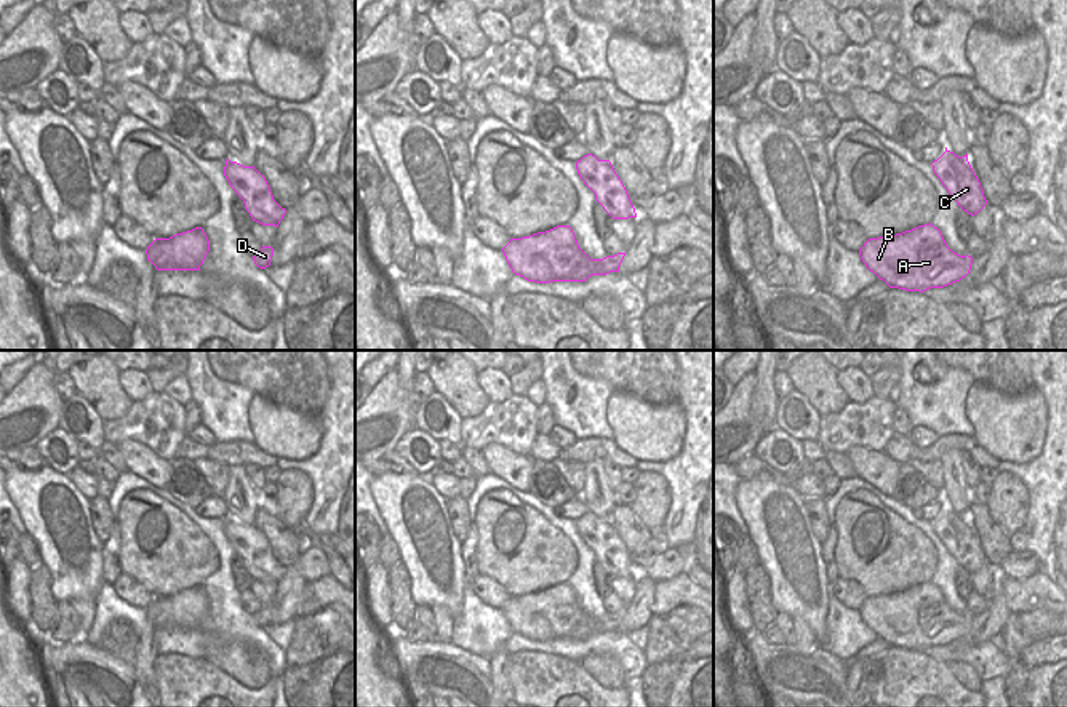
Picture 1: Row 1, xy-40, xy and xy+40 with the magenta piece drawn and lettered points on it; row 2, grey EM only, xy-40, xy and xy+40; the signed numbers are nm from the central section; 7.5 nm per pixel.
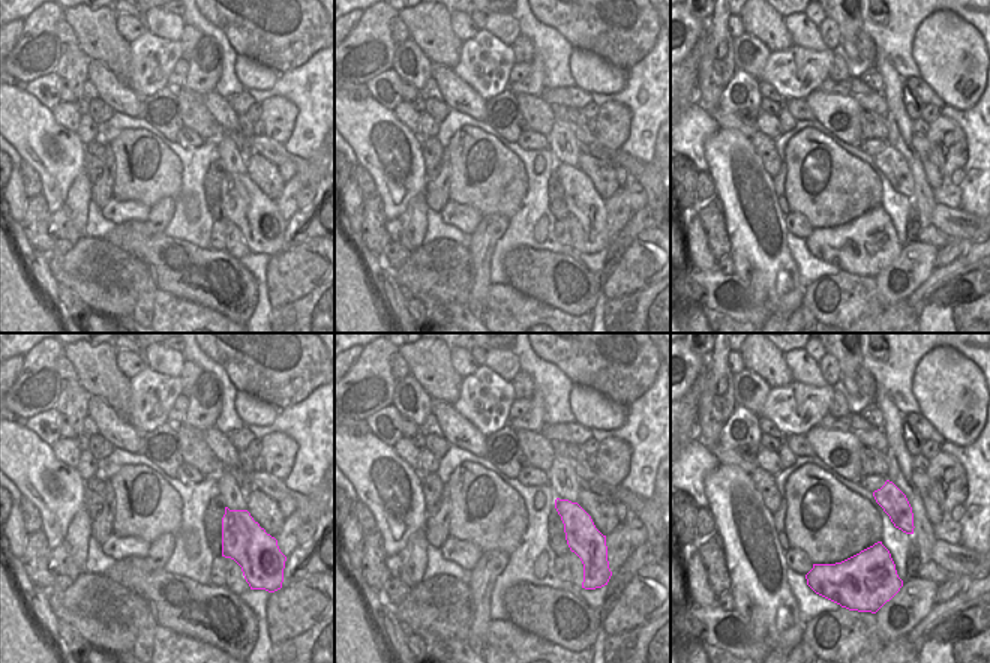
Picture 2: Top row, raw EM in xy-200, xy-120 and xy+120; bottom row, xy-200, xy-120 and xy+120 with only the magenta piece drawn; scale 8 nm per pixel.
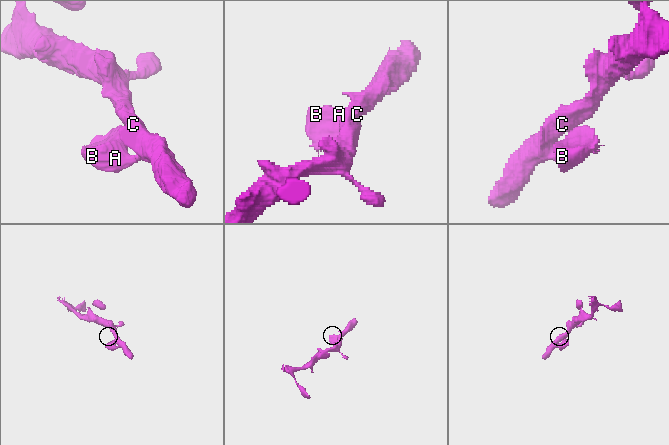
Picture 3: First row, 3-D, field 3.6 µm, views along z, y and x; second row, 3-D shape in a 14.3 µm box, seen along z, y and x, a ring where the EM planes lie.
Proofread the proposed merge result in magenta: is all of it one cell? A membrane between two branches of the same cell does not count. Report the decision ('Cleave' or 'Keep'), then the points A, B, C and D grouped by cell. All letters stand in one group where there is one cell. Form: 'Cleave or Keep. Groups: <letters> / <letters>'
Keep. Groups: A B C D

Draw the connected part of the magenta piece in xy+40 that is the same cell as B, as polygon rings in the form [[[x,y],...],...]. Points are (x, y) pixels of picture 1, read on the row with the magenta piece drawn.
[[[931,222],[893,237],[869,238],[859,256],[889,288],[920,293],[960,282],[973,264],[971,256],[953,253]]]

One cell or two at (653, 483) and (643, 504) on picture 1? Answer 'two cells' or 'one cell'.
one cell

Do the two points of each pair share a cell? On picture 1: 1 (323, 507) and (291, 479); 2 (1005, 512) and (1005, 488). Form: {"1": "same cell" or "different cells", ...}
{"1": "different cells", "2": "same cell"}

